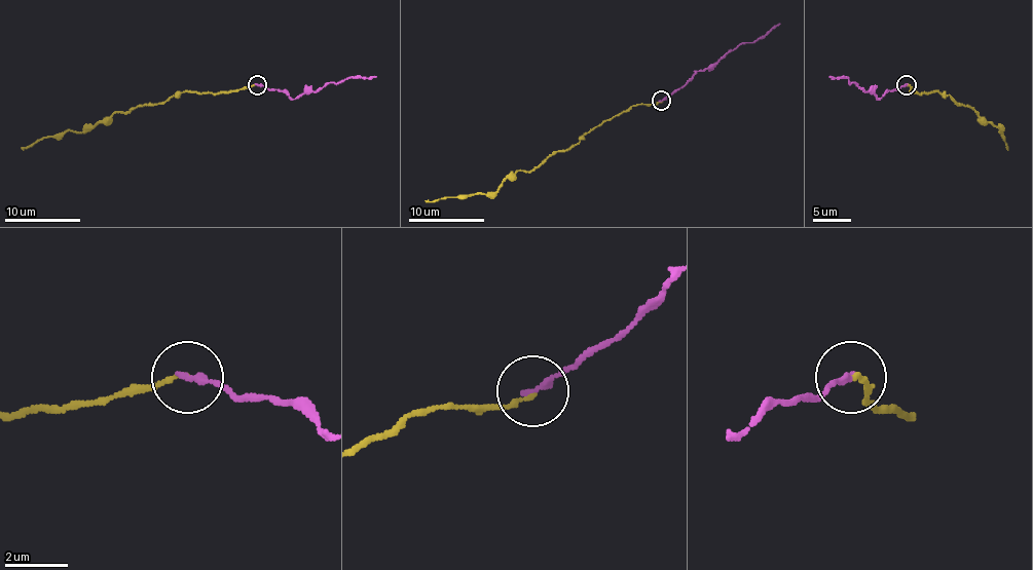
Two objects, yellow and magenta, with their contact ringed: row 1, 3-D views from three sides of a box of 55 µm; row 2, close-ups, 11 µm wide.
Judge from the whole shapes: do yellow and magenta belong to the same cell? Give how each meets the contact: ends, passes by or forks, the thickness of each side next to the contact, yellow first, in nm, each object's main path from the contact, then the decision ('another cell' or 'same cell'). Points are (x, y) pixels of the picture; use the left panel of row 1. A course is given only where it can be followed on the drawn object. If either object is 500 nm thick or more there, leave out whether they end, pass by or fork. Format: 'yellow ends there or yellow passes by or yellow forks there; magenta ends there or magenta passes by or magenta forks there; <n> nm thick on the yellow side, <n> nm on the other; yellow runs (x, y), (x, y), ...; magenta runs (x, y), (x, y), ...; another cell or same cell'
yellow ends there; magenta ends there; 150 nm thick on the yellow side, 200 nm on the other; yellow runs (257, 85), (217, 92), (183, 90), (163, 102), (114, 112), (89, 128), (42, 137), (22, 150); magenta runs (257, 85), (278, 88), (295, 99), (320, 90), (327, 83), (376, 76); same cell

